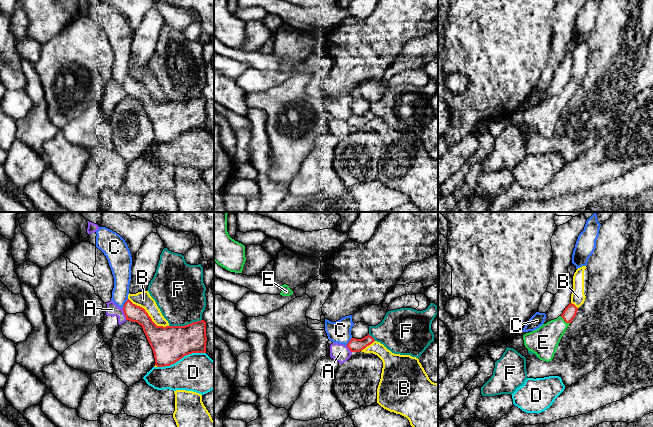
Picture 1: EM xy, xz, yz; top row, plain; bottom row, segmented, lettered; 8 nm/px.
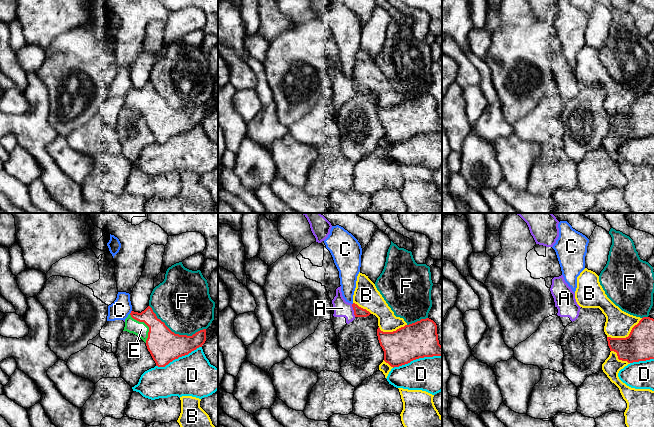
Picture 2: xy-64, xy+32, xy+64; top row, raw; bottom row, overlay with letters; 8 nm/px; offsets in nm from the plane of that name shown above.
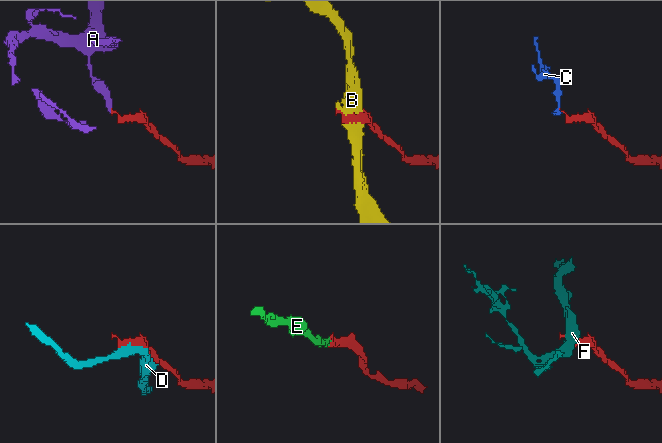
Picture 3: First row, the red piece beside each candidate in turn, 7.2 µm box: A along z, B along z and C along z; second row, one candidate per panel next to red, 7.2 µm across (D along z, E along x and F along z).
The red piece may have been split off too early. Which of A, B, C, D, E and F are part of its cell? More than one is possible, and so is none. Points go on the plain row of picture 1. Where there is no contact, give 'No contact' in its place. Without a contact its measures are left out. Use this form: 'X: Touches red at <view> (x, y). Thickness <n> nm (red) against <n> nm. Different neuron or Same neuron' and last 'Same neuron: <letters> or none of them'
A: Touches red at xy (125, 90). Thickness 140 nm (red) against 100 nm. Different neuron
B: Touches red at xy (148, 91). Thickness 240 nm (red) against 130 nm. Different neuron
C: Touches red at xy (125, 79). Thickness 140 nm (red) against 140 nm. Different neuron
D: Touches red at xy (181, 134). Thickness 280 nm (red) against 320 nm. Different neuron
E: Touches red at yz (565, 97). Thickness 100 nm (red) against 240 nm. Same neuron
F: Touches red at xy (185, 101). Thickness 280 nm (red) against 400 nm. Different neuron
Same neuron: E

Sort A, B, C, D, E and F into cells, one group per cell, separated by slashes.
A / B / C / D / E / F

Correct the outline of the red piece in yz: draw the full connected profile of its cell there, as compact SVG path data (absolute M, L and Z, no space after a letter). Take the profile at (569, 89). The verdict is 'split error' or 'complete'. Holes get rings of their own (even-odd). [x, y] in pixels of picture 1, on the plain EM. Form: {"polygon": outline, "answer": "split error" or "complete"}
{"polygon": "M570 79L563 89L538 105L523 111L524 121L542 137L553 135L557 122L567 103L577 90L578 84Z", "answer": "split error"}

